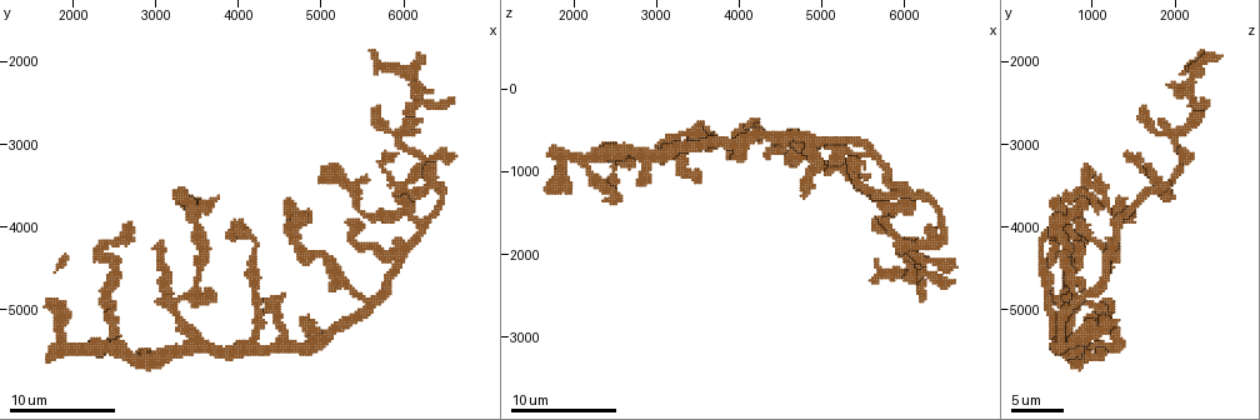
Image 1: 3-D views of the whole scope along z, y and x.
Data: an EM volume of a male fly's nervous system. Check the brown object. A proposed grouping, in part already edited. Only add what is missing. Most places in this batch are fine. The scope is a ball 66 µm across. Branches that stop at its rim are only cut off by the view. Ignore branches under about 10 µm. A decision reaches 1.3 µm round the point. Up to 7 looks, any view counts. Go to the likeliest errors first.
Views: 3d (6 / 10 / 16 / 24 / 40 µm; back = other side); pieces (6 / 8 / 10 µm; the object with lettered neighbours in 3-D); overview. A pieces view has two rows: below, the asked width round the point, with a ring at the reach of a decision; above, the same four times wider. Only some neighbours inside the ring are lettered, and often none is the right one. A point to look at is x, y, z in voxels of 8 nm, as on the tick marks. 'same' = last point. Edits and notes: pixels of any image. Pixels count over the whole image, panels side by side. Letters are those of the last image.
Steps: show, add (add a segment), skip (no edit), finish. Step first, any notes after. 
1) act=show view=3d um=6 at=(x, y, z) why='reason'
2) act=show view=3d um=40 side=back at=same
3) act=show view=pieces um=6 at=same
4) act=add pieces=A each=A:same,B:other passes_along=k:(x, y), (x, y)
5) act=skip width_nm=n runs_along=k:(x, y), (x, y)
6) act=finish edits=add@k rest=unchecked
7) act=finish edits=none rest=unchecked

act=show view=pieces um=8 at=(3900, 4100, 850) why='an open end'

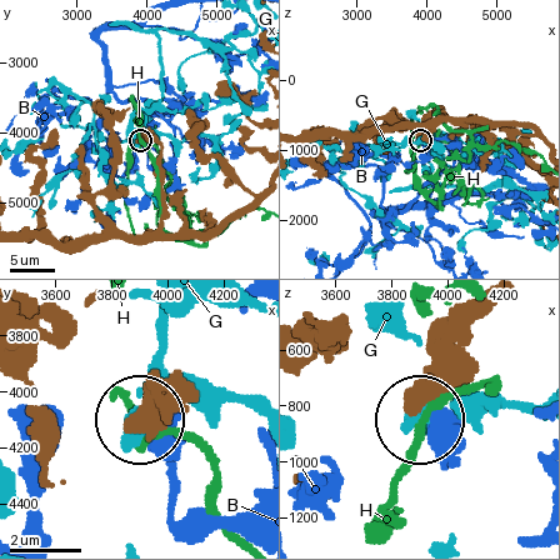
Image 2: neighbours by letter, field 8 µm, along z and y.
act=skip each=B:other,G:other,H:other runs_along=2:(498, 301), (474, 320), (420, 406) found='no lettered segment goes on from it'

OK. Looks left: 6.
act=show view=3d um=6 at=(3050, 4200, 800) why='an open end'

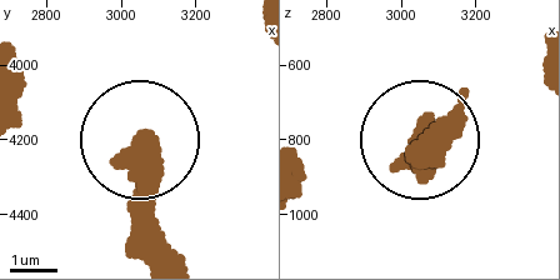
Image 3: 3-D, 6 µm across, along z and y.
act=show view=pieces um=10 at=same why='see the neighbours'

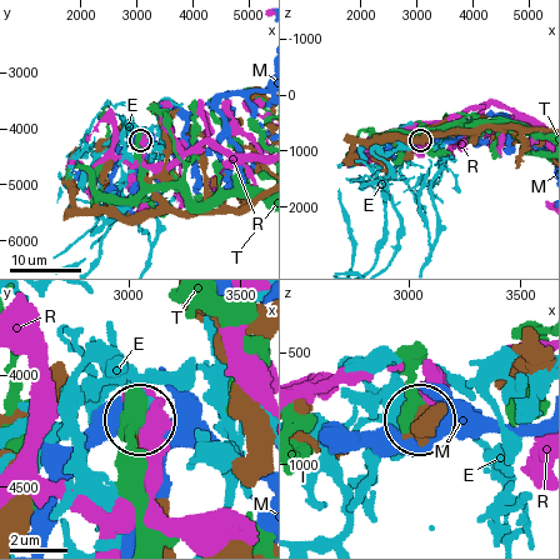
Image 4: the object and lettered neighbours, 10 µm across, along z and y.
act=skip each=E:other,M:other,R:other,T:other found='no lettered segment goes on from it'

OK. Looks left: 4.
act=show view=pieces um=6 at=(4650, 3650, 850) why='branch stops here'

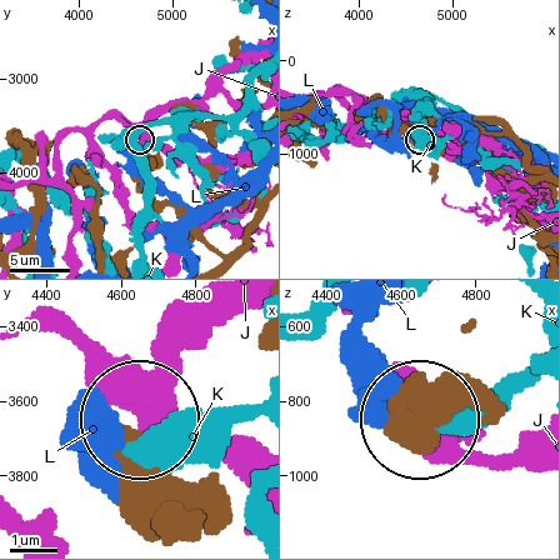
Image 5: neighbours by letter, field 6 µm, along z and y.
act=skip each=J:other,K:other,L:other found='none of them fits'

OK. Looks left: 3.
act=show view=pieces um=6 at=(5450, 3900, 850) why='an open end'

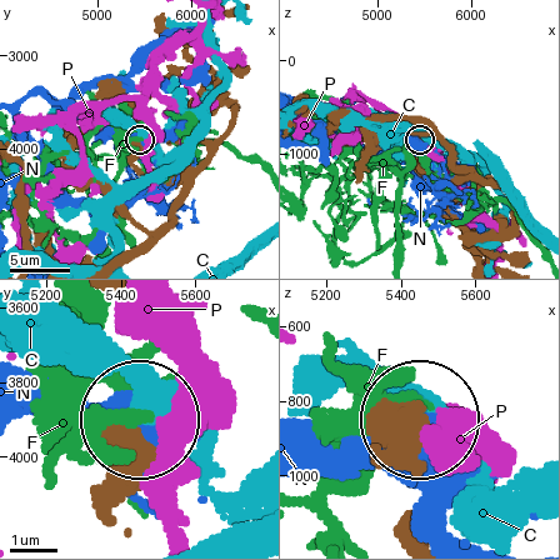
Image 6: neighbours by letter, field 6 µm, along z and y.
act=skip width_nm=420 each=C:other,F:other,N:other,P:other runs_along=6:(131, 259), (170, 221), (181, 189), (134, 165), (136, 141) found='no lettered segment goes on from it'

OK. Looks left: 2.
act=finish edits=none rest=unchecked

